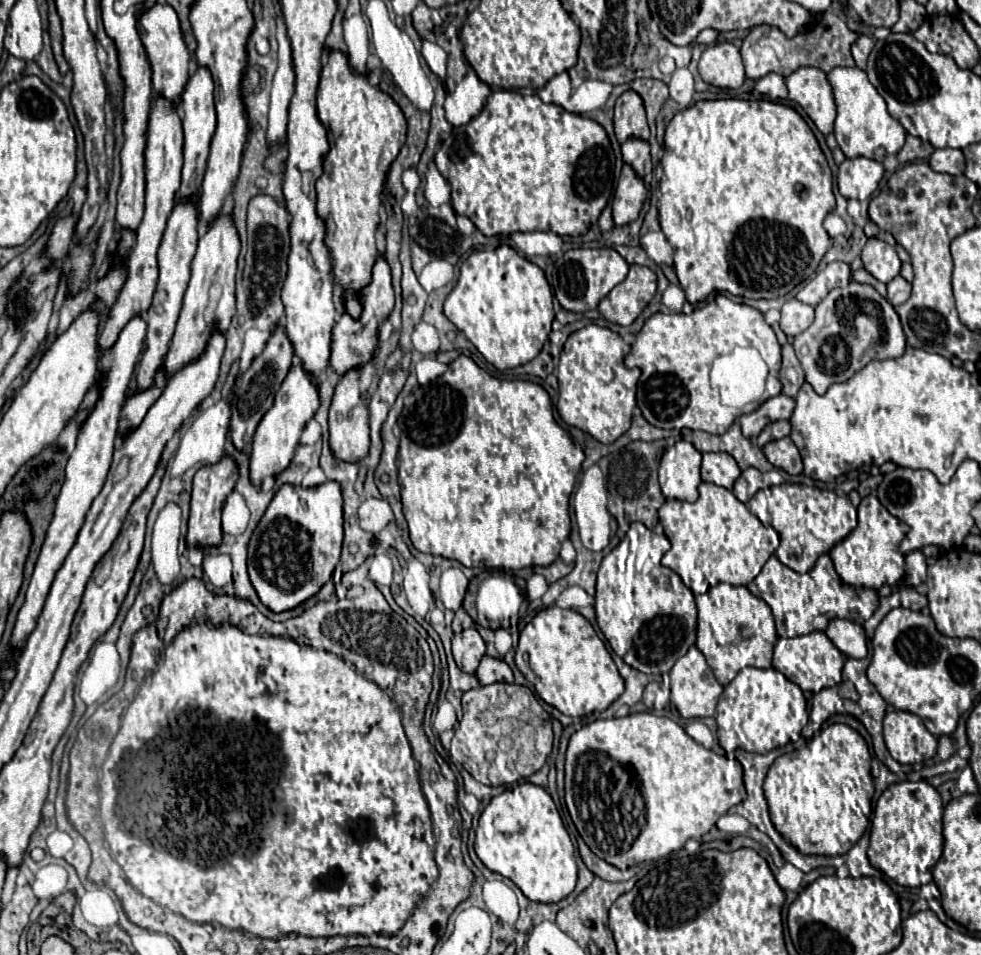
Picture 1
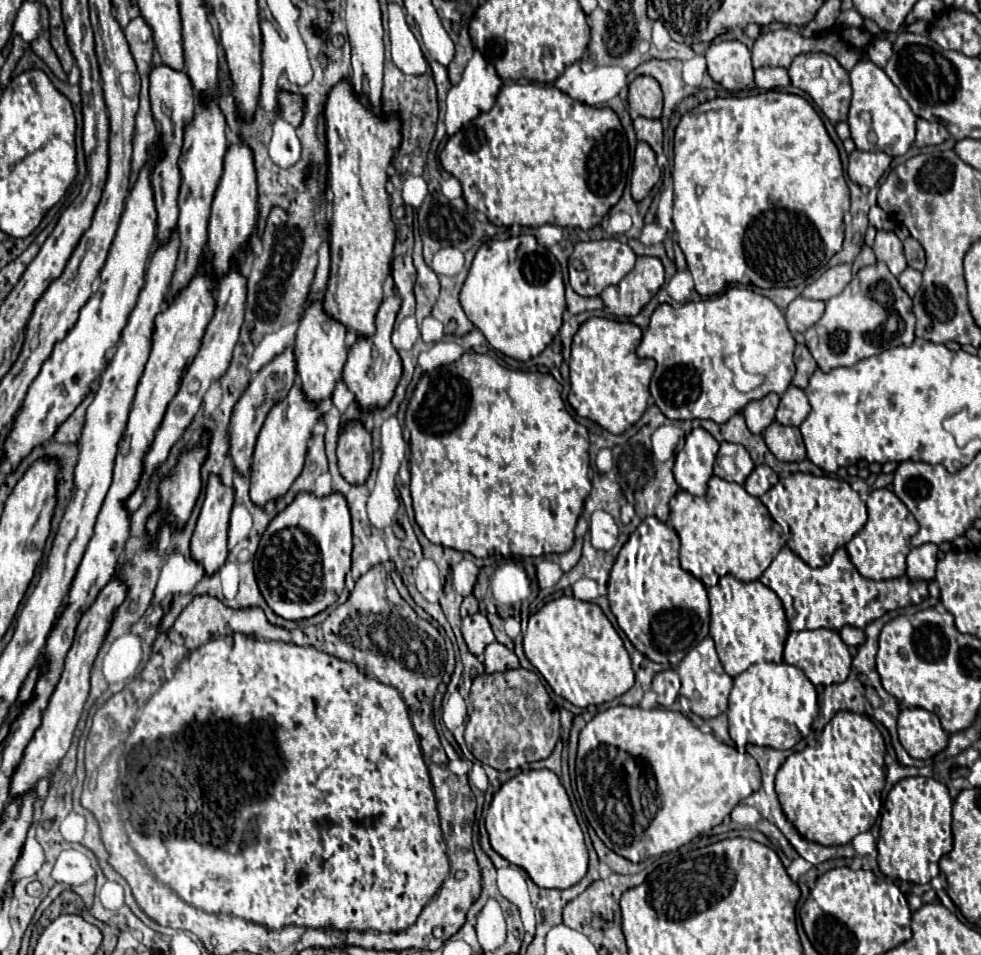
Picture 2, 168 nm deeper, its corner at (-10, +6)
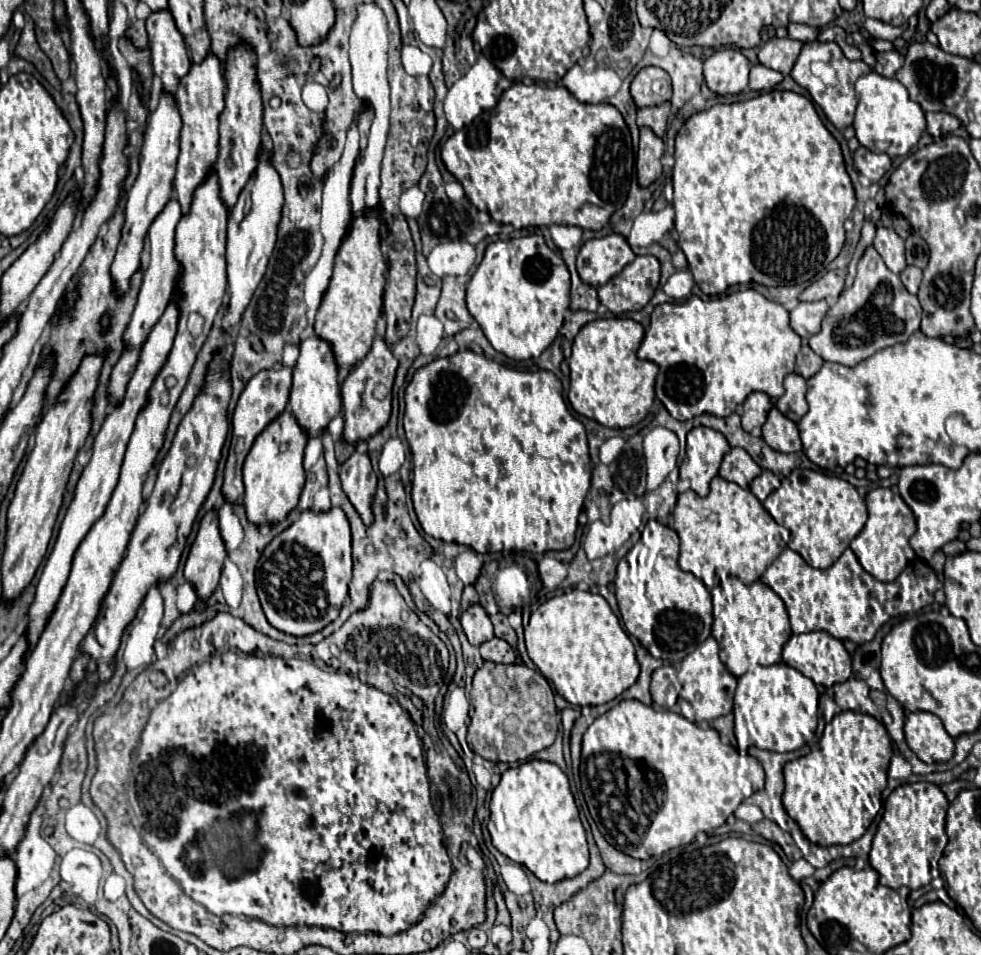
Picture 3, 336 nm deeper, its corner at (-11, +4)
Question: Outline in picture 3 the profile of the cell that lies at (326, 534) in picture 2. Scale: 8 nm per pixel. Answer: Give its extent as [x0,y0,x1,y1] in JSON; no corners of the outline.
[256,507,350,637]

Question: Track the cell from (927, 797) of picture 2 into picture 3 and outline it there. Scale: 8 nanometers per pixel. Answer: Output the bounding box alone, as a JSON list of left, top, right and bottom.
[870,783,948,889]

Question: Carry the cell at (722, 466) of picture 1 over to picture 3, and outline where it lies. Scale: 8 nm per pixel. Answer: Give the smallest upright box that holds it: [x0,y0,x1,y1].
[720,447,762,489]

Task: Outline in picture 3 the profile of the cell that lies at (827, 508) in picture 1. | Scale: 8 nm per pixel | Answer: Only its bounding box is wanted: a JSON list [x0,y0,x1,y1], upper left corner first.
[763,469,868,569]

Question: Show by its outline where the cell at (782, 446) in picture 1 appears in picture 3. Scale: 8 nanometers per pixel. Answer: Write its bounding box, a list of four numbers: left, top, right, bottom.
[762,407,802,453]

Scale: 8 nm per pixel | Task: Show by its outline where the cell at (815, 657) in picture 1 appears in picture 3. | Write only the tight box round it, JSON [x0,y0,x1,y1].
[782,631,852,687]

